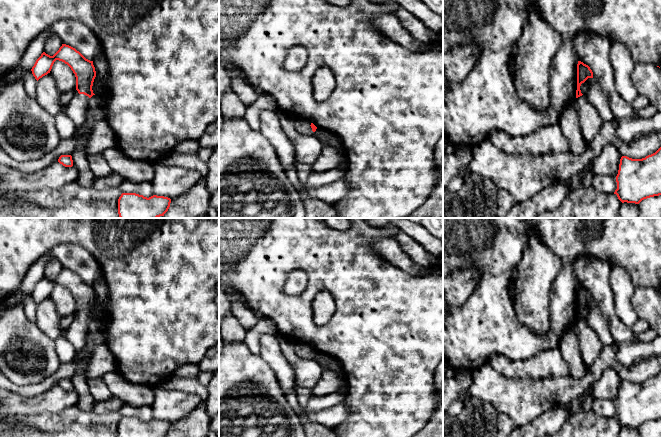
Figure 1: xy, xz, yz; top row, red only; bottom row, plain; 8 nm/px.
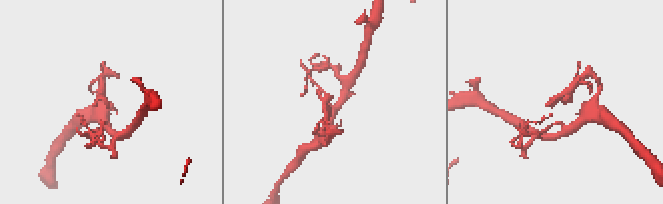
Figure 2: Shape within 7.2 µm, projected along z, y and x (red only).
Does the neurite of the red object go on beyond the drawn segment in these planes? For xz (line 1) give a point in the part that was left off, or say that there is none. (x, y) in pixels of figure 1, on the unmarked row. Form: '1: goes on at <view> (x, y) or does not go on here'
1: does not go on here

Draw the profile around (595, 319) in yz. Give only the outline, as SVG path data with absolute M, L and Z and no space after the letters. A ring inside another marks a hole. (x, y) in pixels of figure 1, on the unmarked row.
M593 301L585 321L596 332L604 346L614 343L608 320L602 315L597 302Z

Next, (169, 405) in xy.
M153 387L152 407L154 418L173 423L186 417L200 403L199 397L179 390Z

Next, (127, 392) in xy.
M117 370L105 373L101 379L114 397L132 406L150 405L154 399L153 388L126 382Z

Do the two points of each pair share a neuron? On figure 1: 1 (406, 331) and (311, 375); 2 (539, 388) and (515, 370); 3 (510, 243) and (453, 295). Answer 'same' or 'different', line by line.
1: different
2: different
3: different

